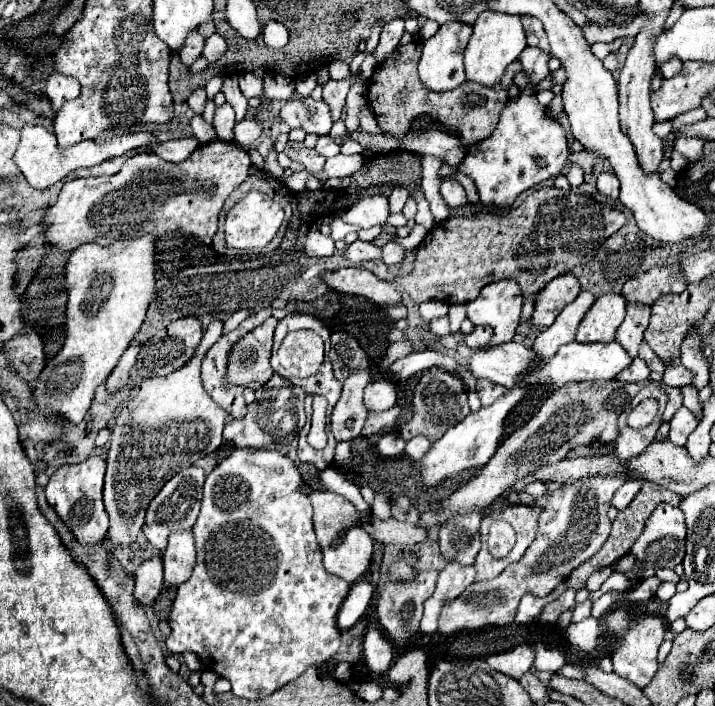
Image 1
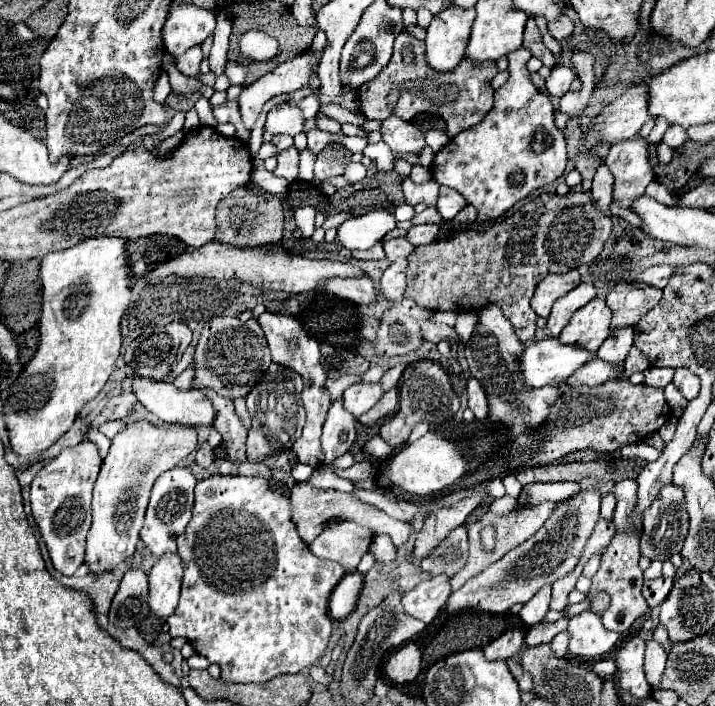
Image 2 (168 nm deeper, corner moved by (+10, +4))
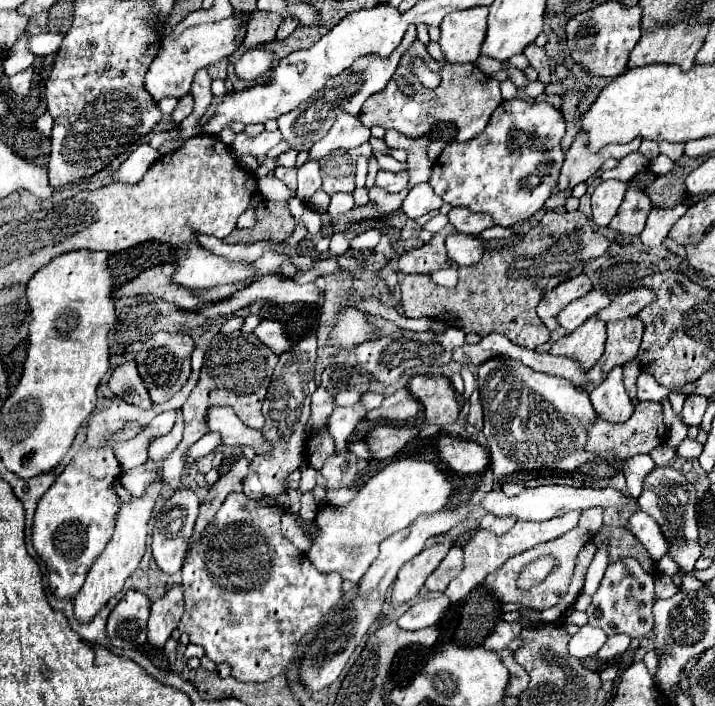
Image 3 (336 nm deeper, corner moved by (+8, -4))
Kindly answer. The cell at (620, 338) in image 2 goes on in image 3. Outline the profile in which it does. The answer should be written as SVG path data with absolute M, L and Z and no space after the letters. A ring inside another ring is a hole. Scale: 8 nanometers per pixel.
M622 368L612 370L606 380L590 394L594 410L608 422L624 422L632 416L634 406L622 384Z

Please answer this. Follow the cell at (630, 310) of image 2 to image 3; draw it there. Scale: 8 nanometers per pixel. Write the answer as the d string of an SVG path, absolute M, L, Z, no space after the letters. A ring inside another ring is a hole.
M628 318L628 320L618 320L616 324L606 324L606 350L602 358L596 362L594 368L590 368L584 376L584 392L592 392L598 384L604 382L606 374L616 368L624 366L626 362L634 360L642 342L642 332L644 326L640 320Z

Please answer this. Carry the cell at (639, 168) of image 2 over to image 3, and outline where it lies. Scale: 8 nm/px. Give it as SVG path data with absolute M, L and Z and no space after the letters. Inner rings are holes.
M628 184L626 198L624 198L618 214L610 222L610 228L620 234L638 236L646 226L646 218L648 218L650 210L652 210L652 204L650 204L648 196L642 190L638 190L636 186Z

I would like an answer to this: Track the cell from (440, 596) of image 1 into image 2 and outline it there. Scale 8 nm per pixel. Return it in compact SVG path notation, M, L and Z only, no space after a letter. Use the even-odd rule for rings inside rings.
M438 574L422 580L414 590L406 592L402 604L410 616L430 624L430 620L434 620L434 616L444 608L450 592L450 578L446 574Z

